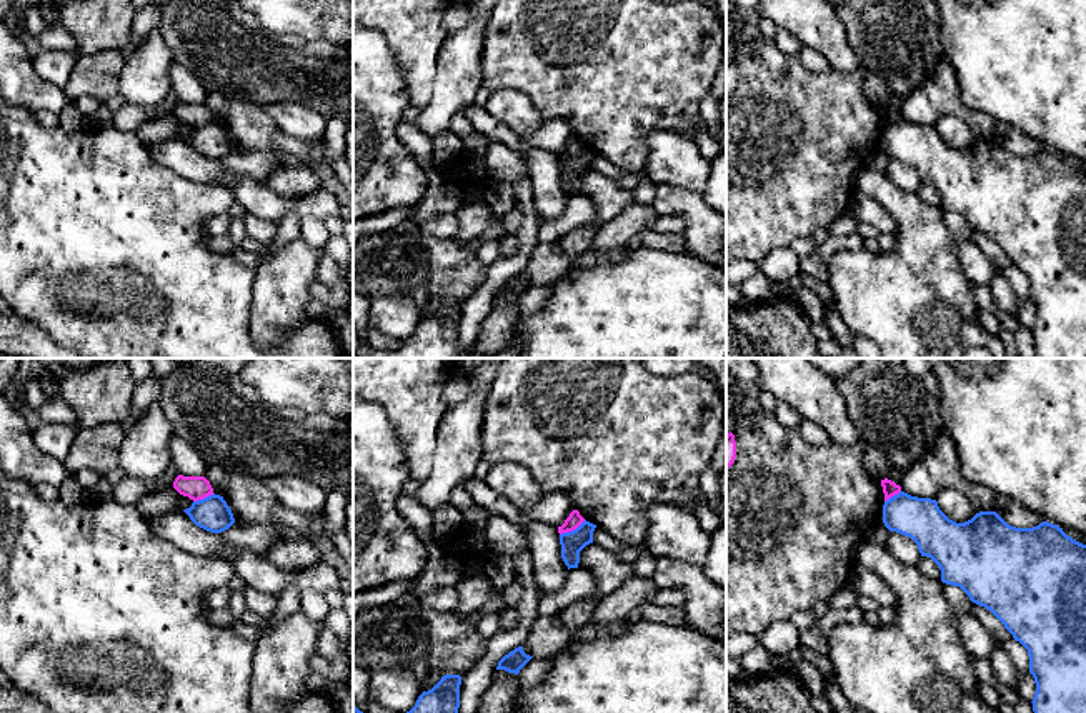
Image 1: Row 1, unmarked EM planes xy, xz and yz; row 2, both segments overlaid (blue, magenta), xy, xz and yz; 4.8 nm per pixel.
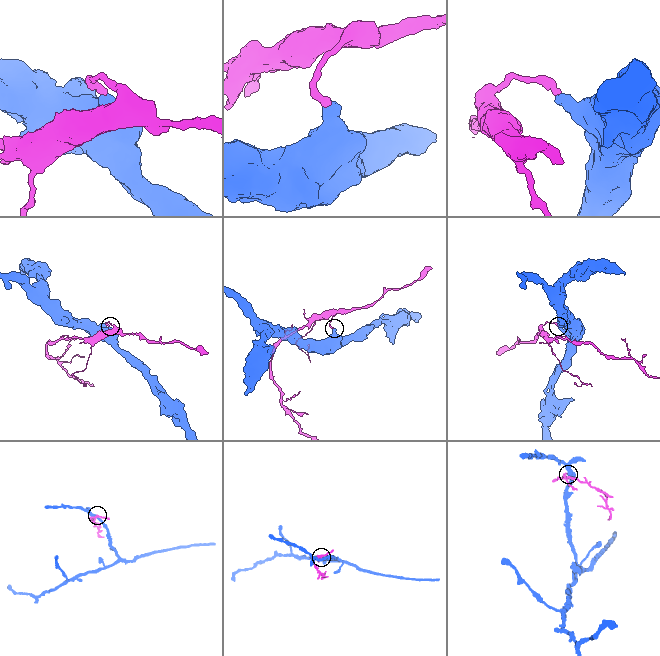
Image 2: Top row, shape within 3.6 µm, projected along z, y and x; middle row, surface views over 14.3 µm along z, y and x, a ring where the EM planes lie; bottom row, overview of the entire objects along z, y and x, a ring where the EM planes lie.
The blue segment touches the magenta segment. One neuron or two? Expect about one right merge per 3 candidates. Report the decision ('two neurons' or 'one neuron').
two neurons

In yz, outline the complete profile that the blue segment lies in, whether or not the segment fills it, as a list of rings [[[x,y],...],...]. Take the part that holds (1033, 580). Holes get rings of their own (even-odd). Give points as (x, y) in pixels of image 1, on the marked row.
[[[904,491],[883,505],[889,531],[909,536],[941,570],[941,581],[959,586],[989,610],[1029,655],[1036,683],[1034,713],[1086,713],[1086,545],[1058,525],[1008,525],[996,511],[979,511],[964,523],[949,520],[936,500]]]

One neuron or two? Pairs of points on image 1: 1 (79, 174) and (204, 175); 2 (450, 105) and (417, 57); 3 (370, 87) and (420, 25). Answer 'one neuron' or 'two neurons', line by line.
1: two neurons
2: two neurons
3: two neurons

